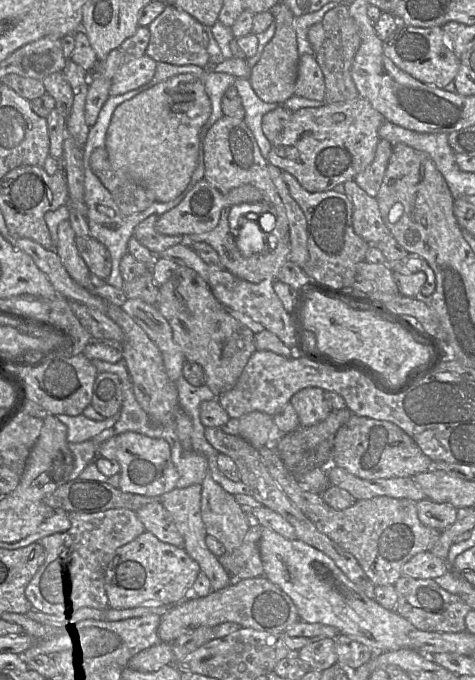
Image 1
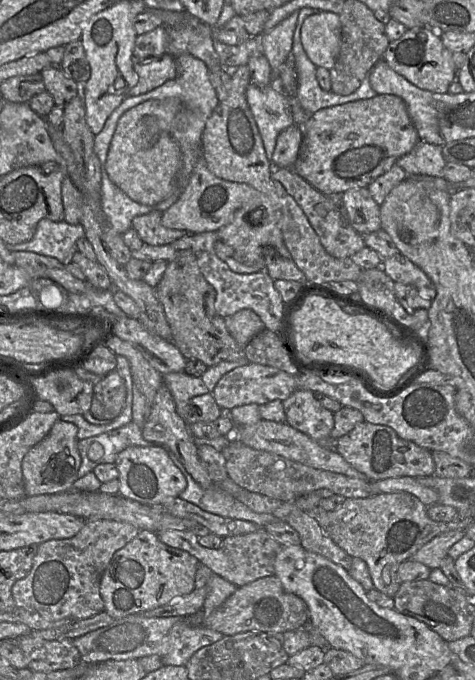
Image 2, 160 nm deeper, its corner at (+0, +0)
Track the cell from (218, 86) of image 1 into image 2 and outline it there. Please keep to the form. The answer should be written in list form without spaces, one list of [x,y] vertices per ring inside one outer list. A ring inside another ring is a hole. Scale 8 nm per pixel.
[[[182,54],[176,57],[177,77],[165,82],[163,85],[153,89],[152,91],[131,97],[130,106],[127,106],[123,113],[138,104],[148,100],[166,100],[170,98],[177,98],[182,103],[185,110],[188,110],[187,116],[199,116],[205,118],[200,134],[199,148],[200,156],[202,155],[202,133],[204,131],[206,122],[213,110],[219,103],[217,93],[209,79],[209,69],[207,65],[200,59],[191,54]]]

